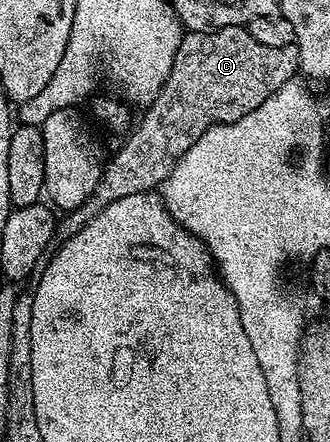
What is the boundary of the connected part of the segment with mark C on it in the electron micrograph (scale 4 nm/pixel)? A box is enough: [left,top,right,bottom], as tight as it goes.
[56,25,299,239]

